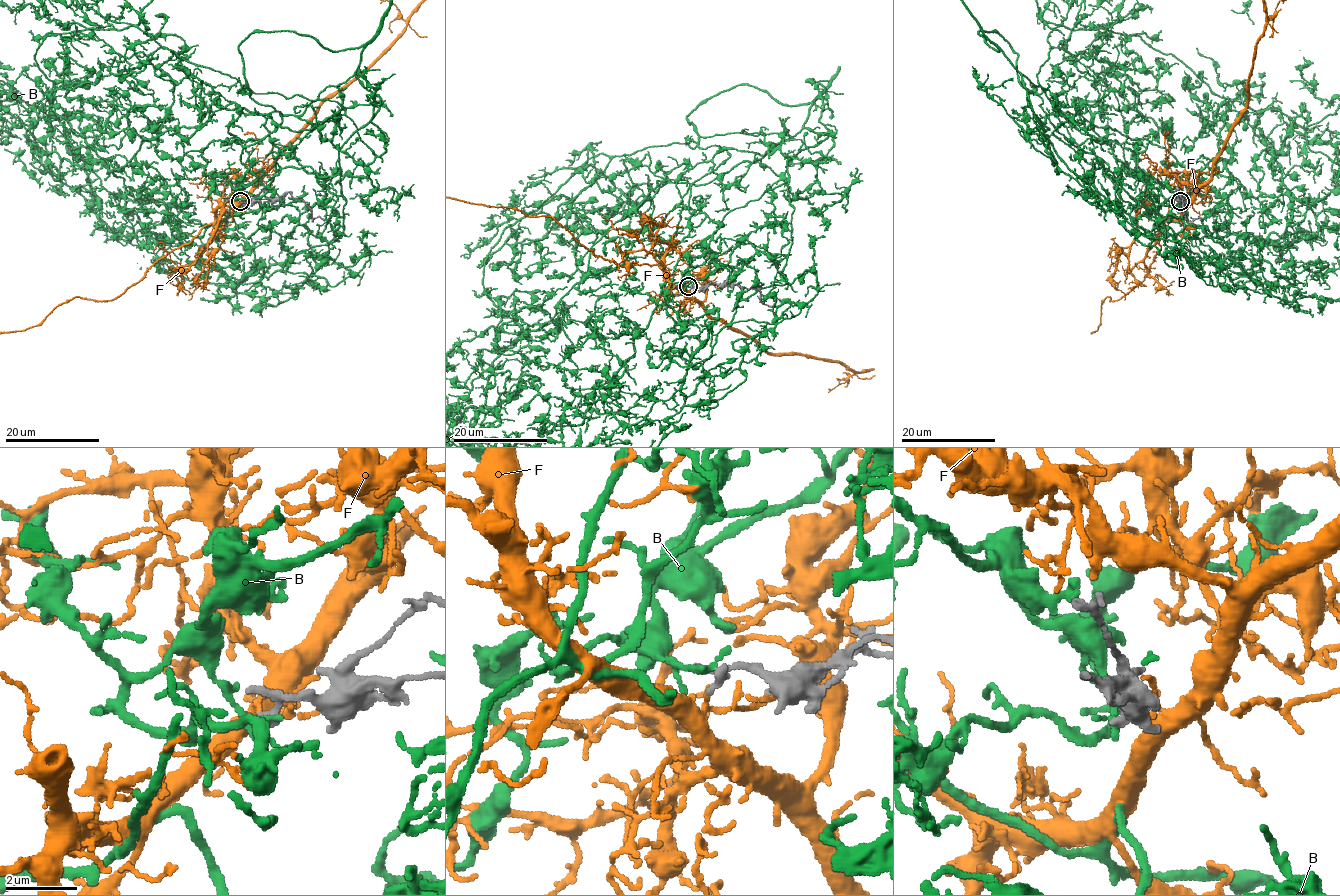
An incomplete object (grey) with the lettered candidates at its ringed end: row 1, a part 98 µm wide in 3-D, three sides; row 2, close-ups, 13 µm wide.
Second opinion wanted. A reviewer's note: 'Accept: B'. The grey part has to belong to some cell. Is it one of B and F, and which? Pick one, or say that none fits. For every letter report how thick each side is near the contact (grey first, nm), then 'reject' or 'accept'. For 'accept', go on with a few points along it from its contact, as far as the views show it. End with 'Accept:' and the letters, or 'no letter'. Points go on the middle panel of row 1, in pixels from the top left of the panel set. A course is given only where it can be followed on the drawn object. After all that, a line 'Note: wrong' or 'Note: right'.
B: 180/240 nm | reject
F: 170/100 nm | reject
Accept: no letter
Note: wrong

